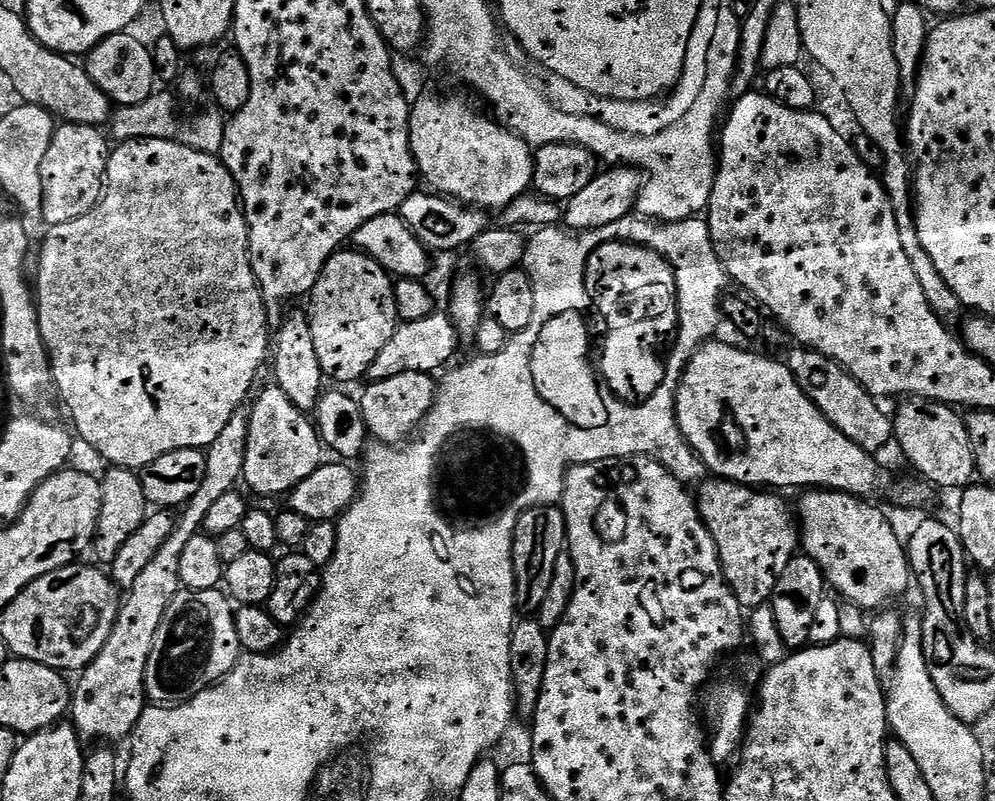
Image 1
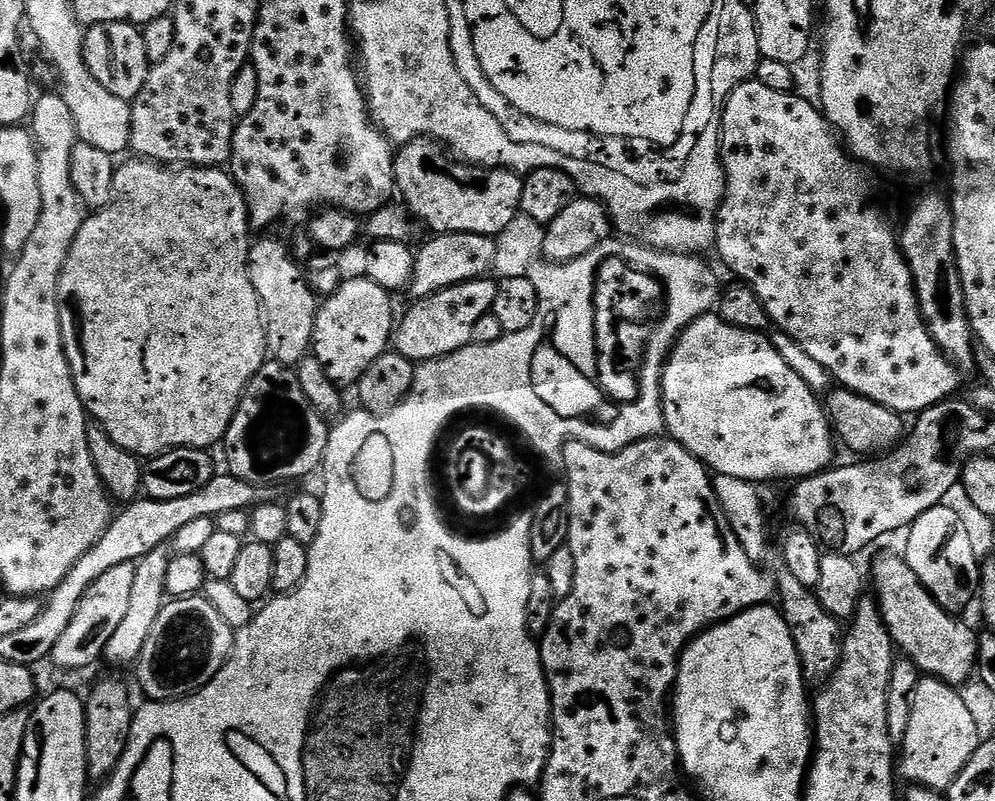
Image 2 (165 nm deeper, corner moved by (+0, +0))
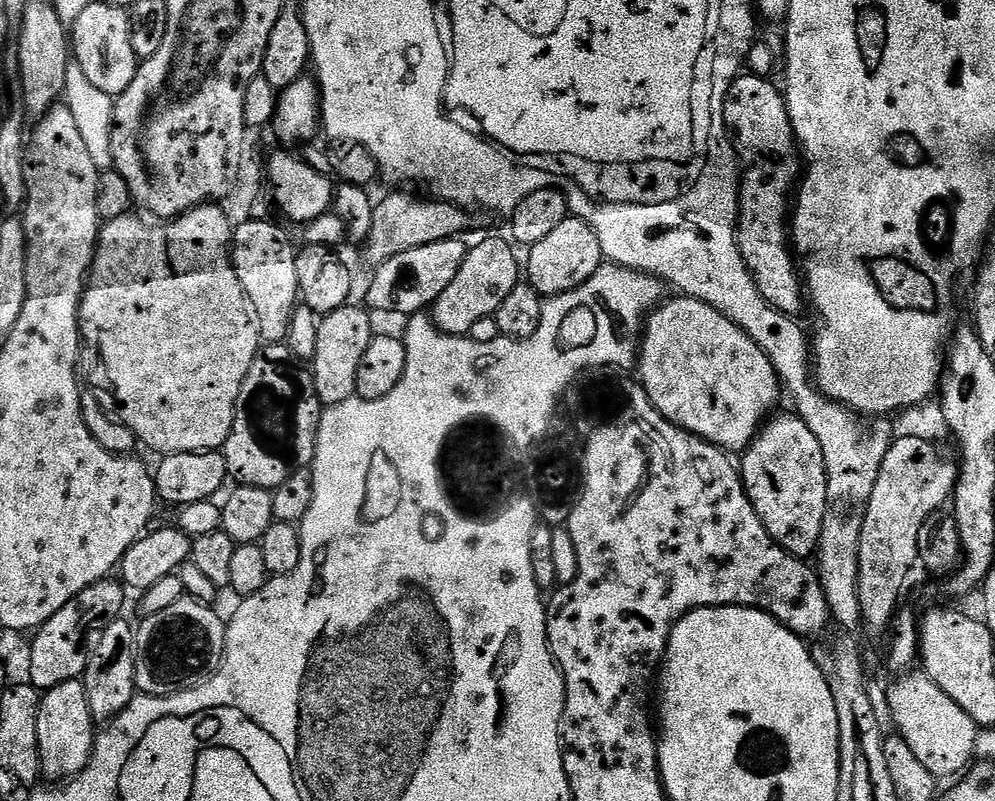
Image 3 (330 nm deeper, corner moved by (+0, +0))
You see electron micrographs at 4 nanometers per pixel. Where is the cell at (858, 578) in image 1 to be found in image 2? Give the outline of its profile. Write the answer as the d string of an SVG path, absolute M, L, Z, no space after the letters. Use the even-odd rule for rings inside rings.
M903 555L880 556L874 564L876 593L874 598L892 636L892 643L921 673L943 684L961 686L973 679L977 671L979 642L977 629L966 626L963 619L945 610L922 586L918 574L908 568Z

